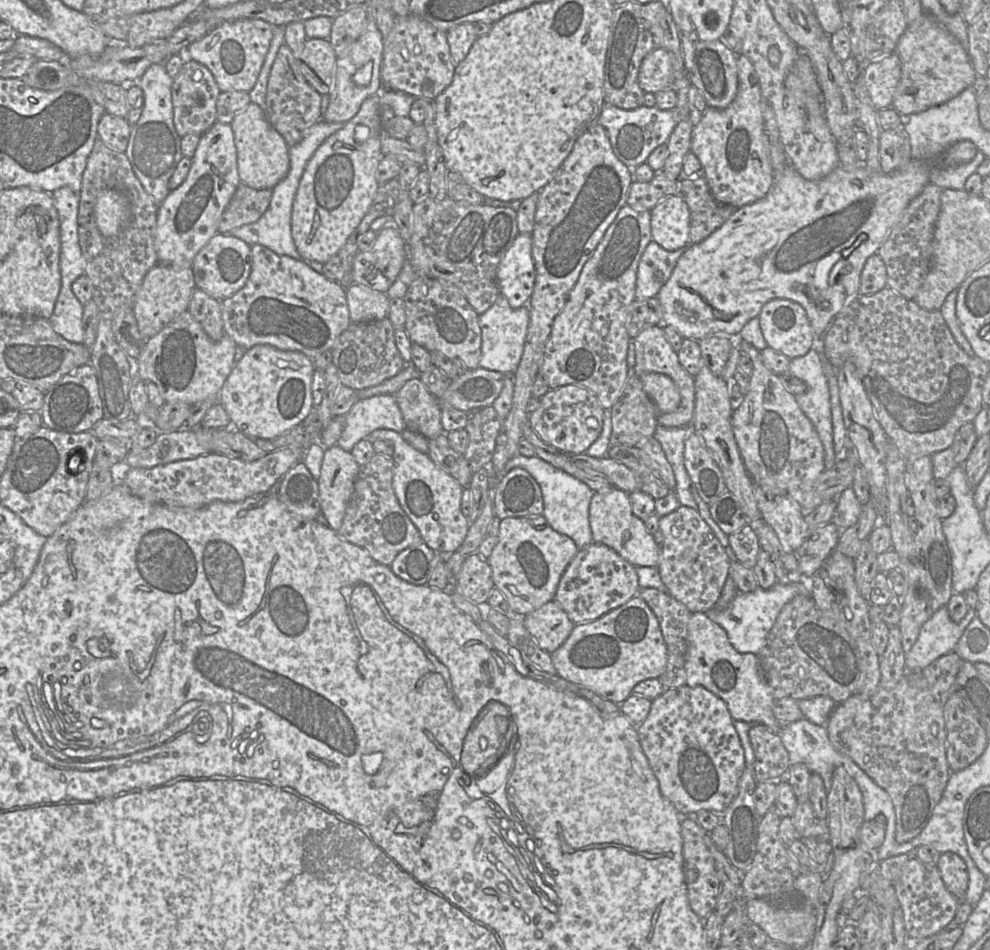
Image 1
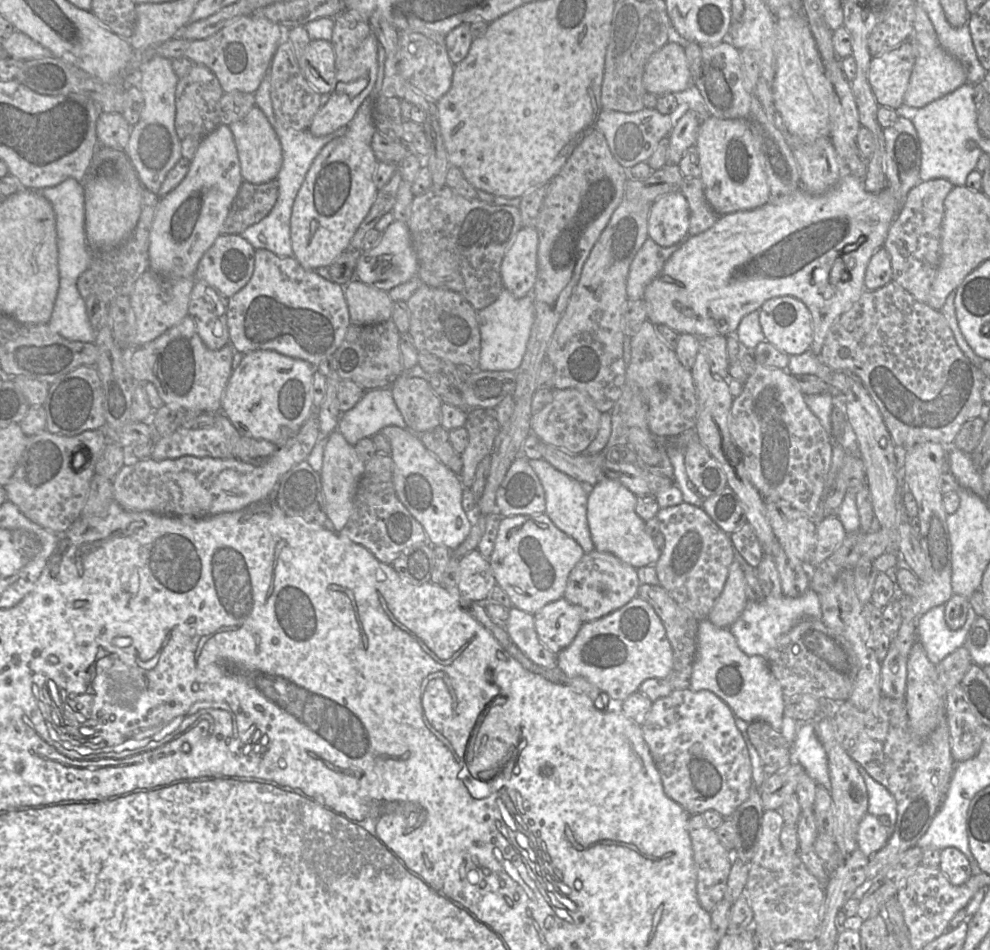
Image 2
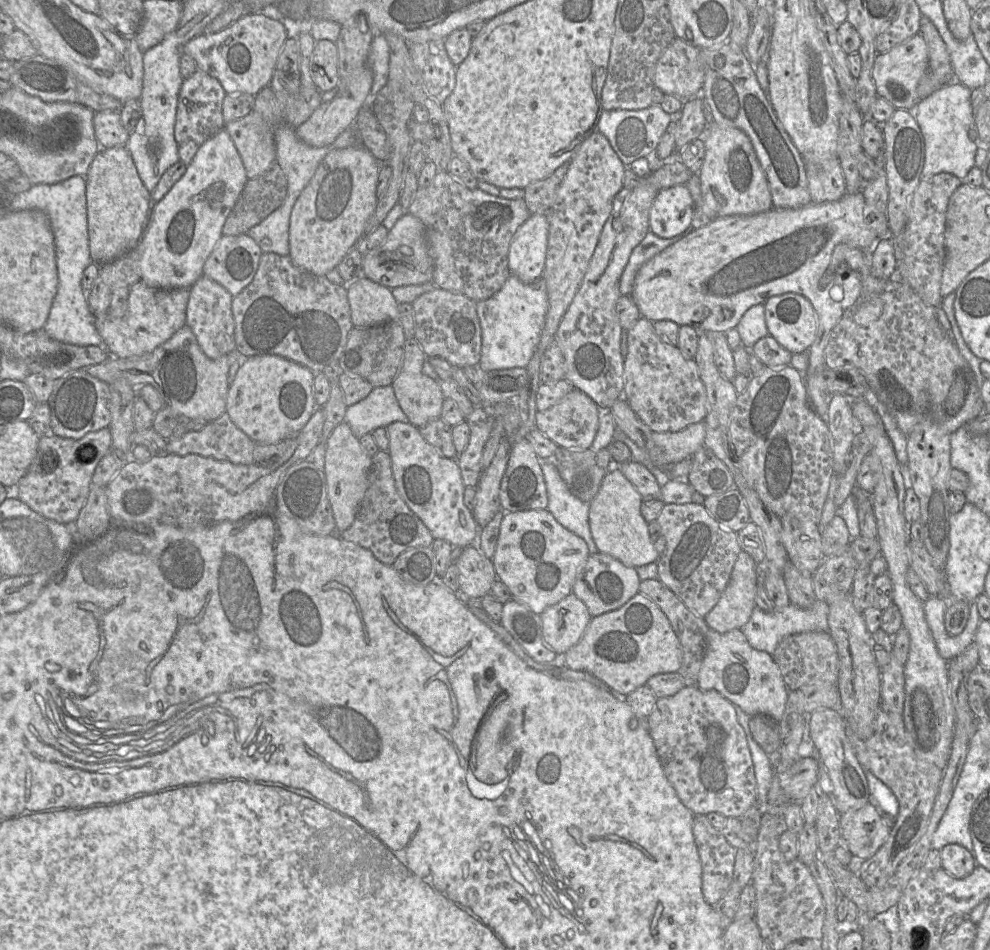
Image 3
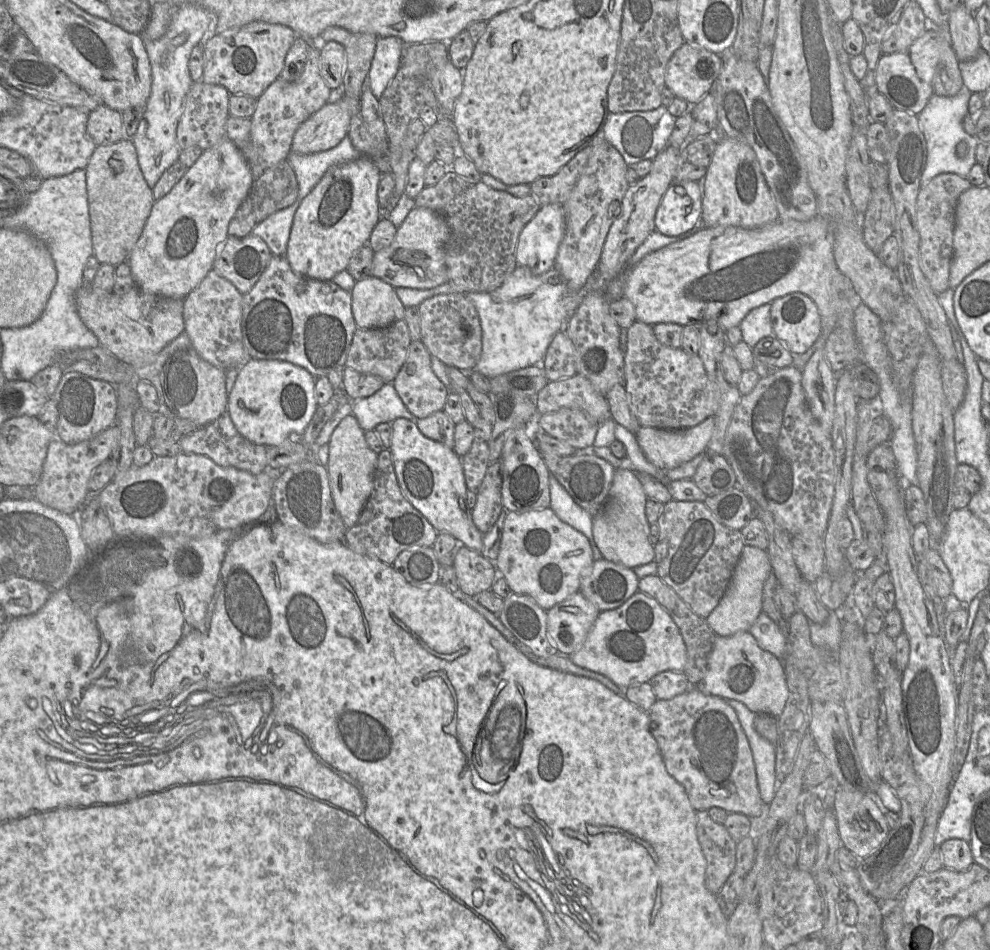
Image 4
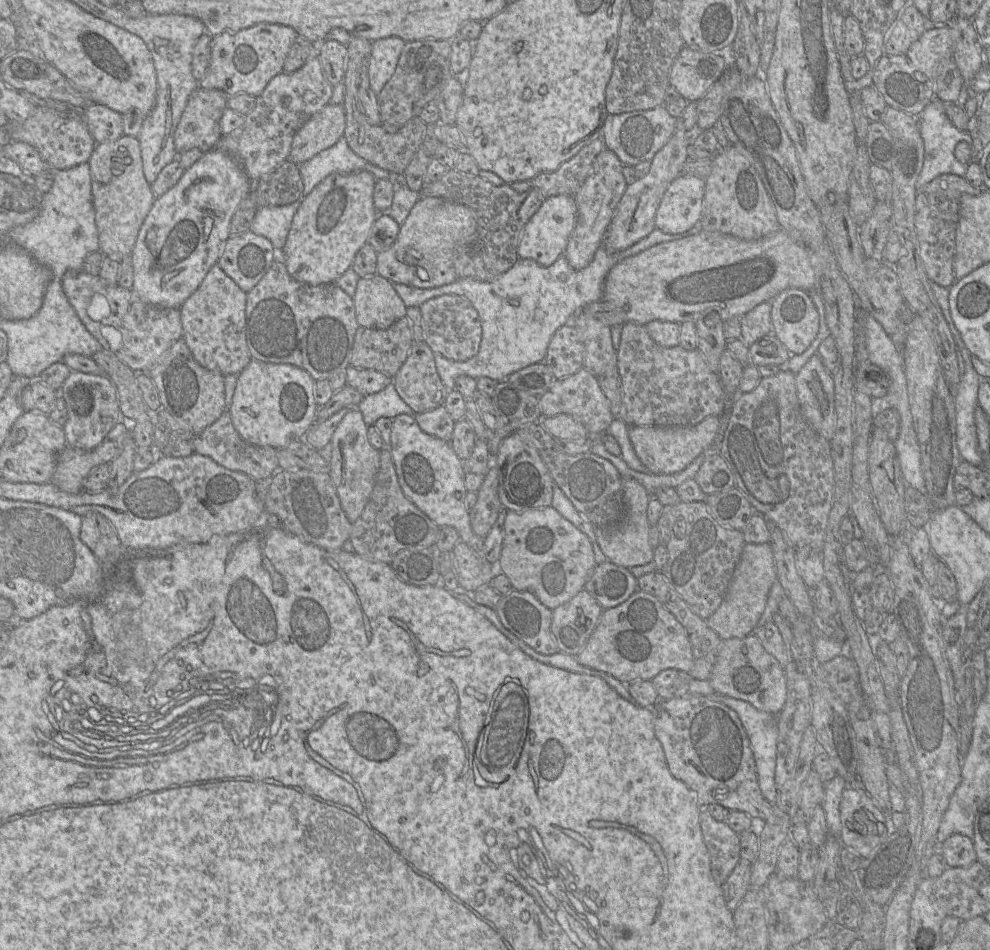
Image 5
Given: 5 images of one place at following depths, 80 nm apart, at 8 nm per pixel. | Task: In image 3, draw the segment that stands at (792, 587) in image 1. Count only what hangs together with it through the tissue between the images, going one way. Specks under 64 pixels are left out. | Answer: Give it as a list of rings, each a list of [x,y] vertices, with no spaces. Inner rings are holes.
[[[817,599],[815,603],[806,609],[800,608],[792,603],[782,610],[765,612],[755,607],[749,621],[741,628],[749,644],[757,650],[765,651],[773,655],[779,643],[788,635],[802,632],[827,632],[829,605]]]

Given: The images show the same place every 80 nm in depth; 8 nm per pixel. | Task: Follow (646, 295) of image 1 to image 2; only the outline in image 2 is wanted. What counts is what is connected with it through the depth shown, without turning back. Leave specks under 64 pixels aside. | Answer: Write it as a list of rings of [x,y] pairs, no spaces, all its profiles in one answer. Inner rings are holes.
[[[686,235],[679,243],[664,248],[650,237],[635,255],[627,277],[626,292],[630,300],[642,300],[646,287],[662,272],[666,261],[689,239]]]

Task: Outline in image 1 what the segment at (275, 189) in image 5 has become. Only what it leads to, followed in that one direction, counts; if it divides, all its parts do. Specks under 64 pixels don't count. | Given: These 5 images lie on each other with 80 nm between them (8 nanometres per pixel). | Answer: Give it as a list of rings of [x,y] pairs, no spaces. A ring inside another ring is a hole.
[[[240,183],[218,223],[218,232],[227,234],[256,222],[268,209],[273,189],[257,190]]]

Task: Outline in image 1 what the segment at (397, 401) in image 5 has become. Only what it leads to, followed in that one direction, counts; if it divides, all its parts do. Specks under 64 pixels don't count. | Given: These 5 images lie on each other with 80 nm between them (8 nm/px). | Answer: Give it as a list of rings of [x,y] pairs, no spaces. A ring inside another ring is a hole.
[[[376,395],[358,400],[344,416],[344,429],[337,445],[350,452],[356,443],[377,429],[398,433],[406,429],[394,395]]]

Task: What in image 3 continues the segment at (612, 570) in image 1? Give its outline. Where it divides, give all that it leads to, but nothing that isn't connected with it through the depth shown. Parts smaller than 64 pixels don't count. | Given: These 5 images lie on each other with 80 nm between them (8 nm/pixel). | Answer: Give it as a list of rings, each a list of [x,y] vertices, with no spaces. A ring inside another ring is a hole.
[[[603,553],[593,554],[582,565],[575,579],[572,593],[587,607],[592,617],[622,607],[639,593],[640,578],[634,567],[627,567],[620,561]]]

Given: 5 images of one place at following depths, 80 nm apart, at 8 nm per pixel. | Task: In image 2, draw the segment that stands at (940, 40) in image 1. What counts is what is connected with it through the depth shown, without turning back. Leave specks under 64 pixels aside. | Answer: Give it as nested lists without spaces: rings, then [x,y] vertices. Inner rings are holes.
[[[914,43],[914,45],[916,60],[904,95],[905,105],[913,108],[924,107],[967,82],[967,76],[961,63],[946,52],[940,44],[935,47],[926,47],[920,43]]]

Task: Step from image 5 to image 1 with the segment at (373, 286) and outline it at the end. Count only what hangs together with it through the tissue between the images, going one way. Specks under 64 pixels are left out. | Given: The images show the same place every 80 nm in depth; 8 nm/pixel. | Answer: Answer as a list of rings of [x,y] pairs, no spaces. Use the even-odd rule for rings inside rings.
[[[353,283],[346,289],[352,323],[370,322],[388,316],[389,297],[386,293]]]

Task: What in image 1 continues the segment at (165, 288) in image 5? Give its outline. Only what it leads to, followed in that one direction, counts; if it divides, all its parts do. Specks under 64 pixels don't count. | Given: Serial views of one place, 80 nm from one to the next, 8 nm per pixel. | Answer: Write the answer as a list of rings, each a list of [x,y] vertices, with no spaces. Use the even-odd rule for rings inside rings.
[[[216,122],[201,135],[184,182],[158,208],[154,238],[158,264],[192,267],[196,254],[218,232],[219,220],[240,183],[232,127]]]

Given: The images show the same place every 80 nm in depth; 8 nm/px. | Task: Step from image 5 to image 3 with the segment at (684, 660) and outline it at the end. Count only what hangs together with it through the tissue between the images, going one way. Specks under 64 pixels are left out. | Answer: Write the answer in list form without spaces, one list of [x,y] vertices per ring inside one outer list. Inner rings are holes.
[[[639,592],[622,607],[592,617],[580,641],[559,657],[568,668],[588,672],[627,696],[654,675],[677,672],[682,651],[667,616]]]

